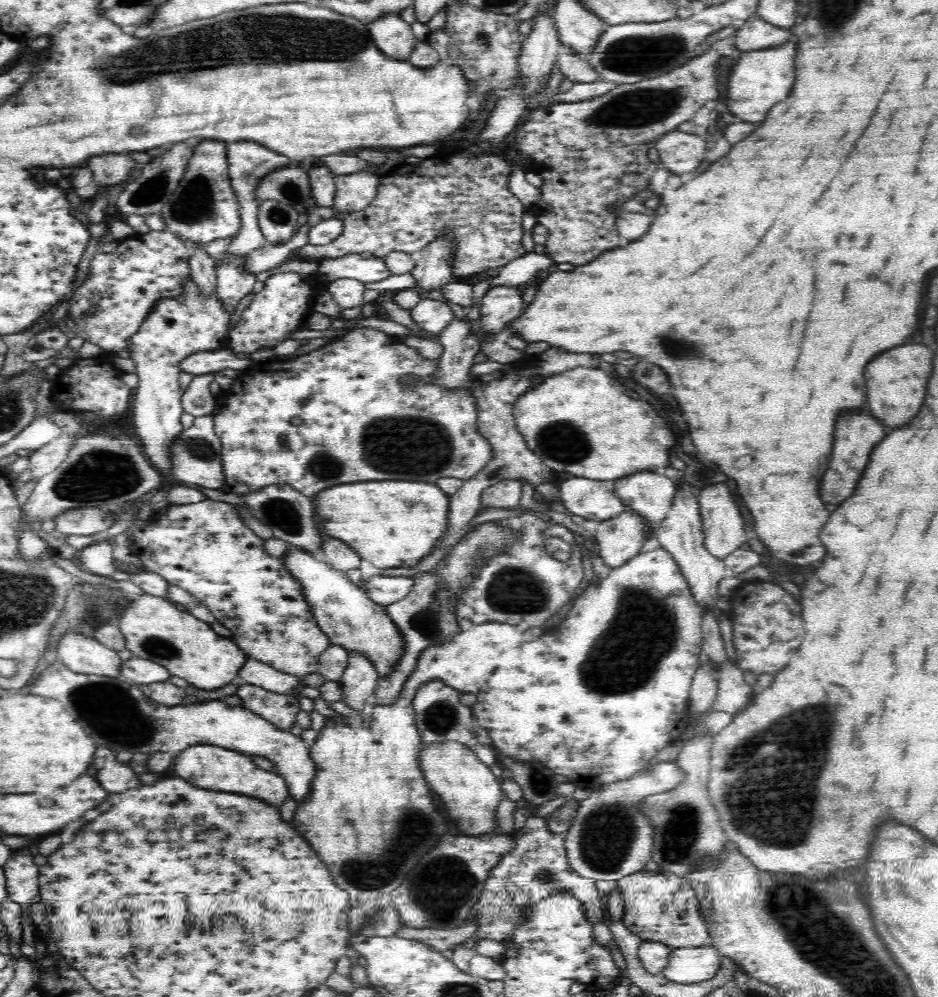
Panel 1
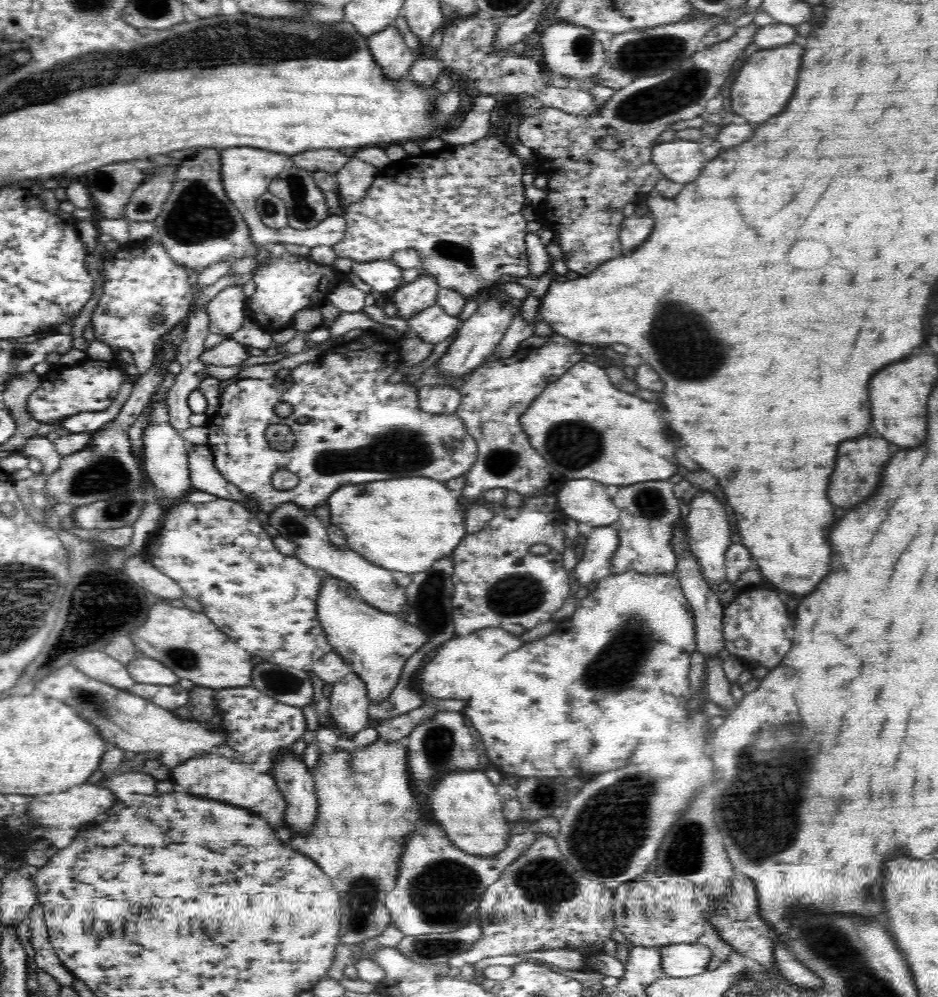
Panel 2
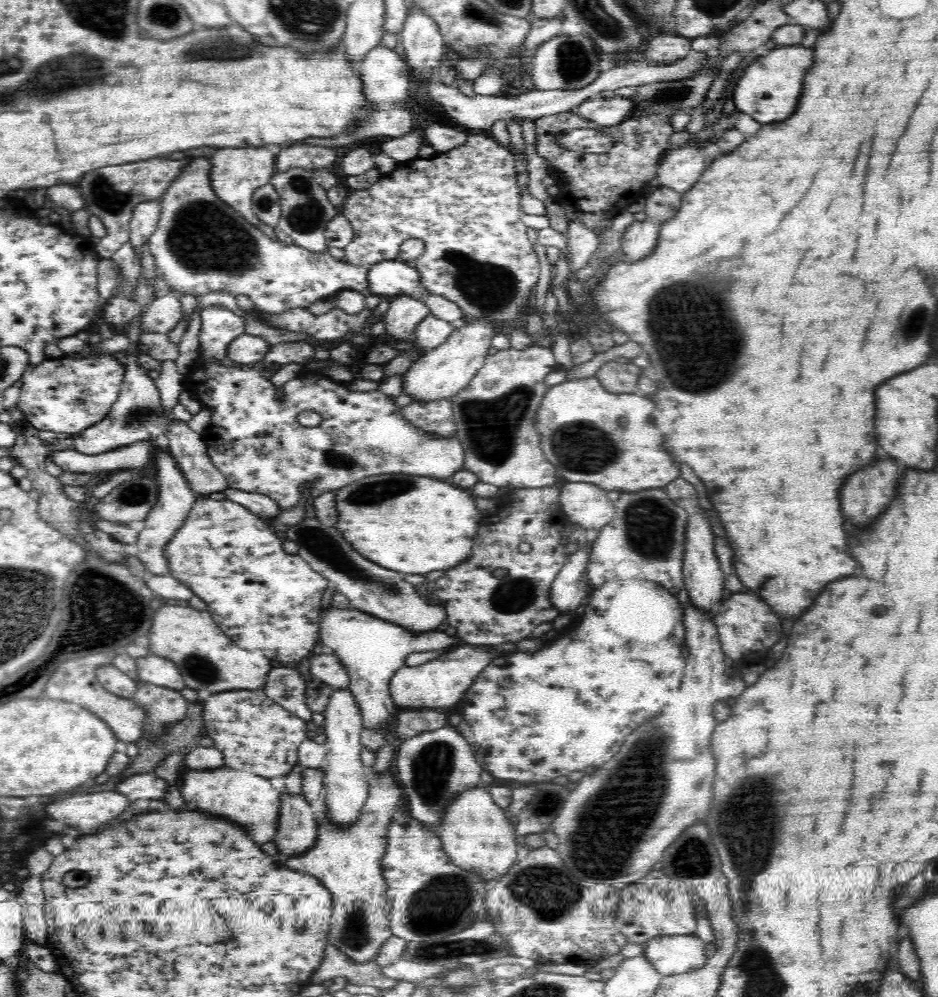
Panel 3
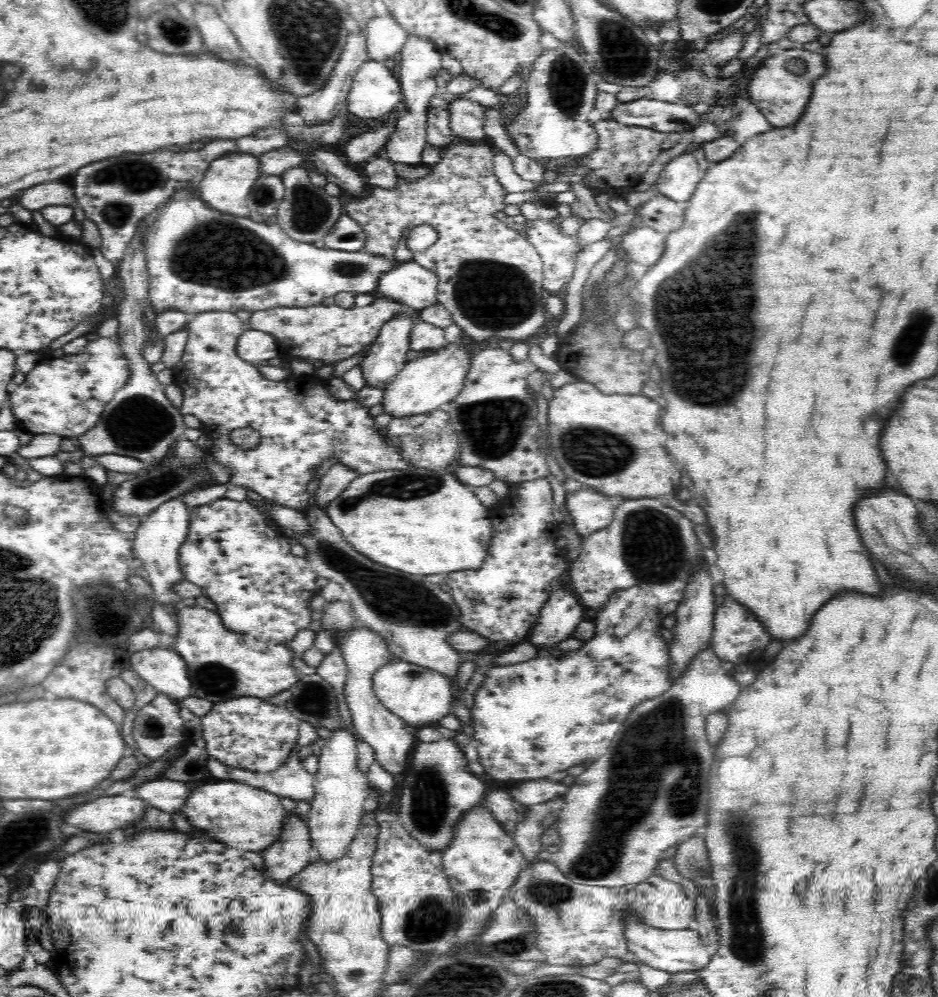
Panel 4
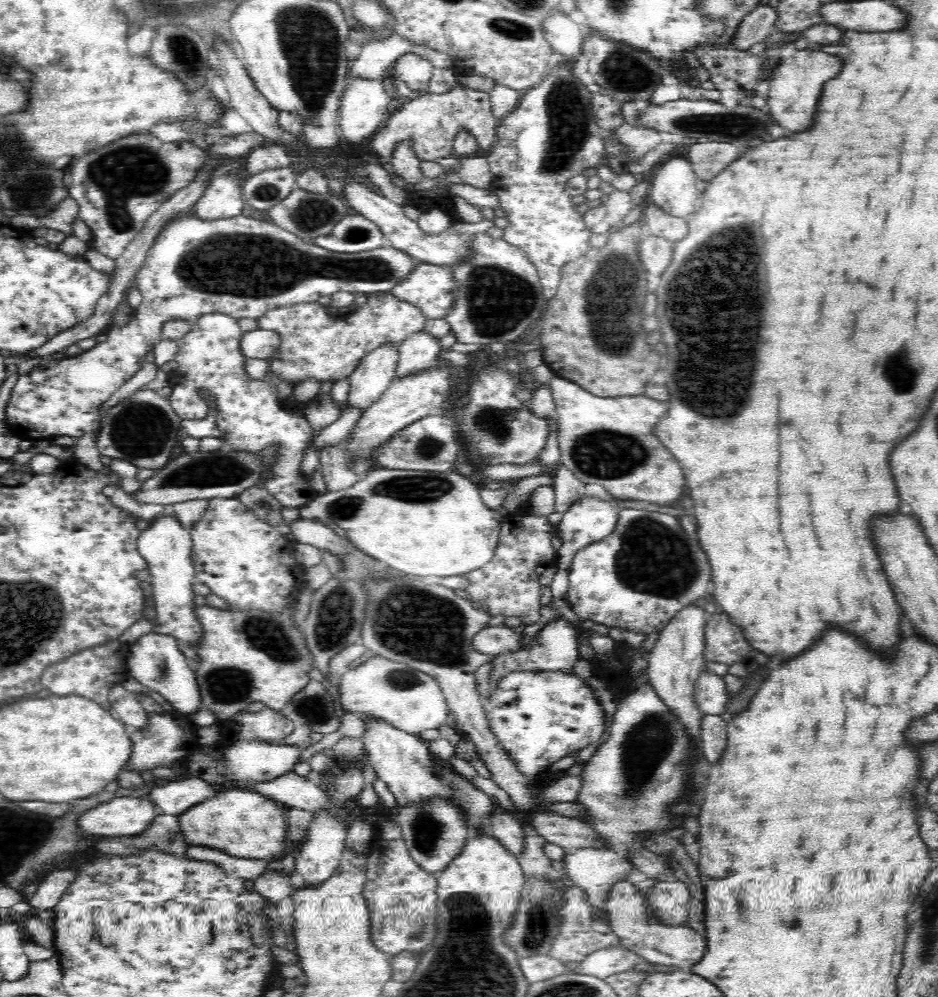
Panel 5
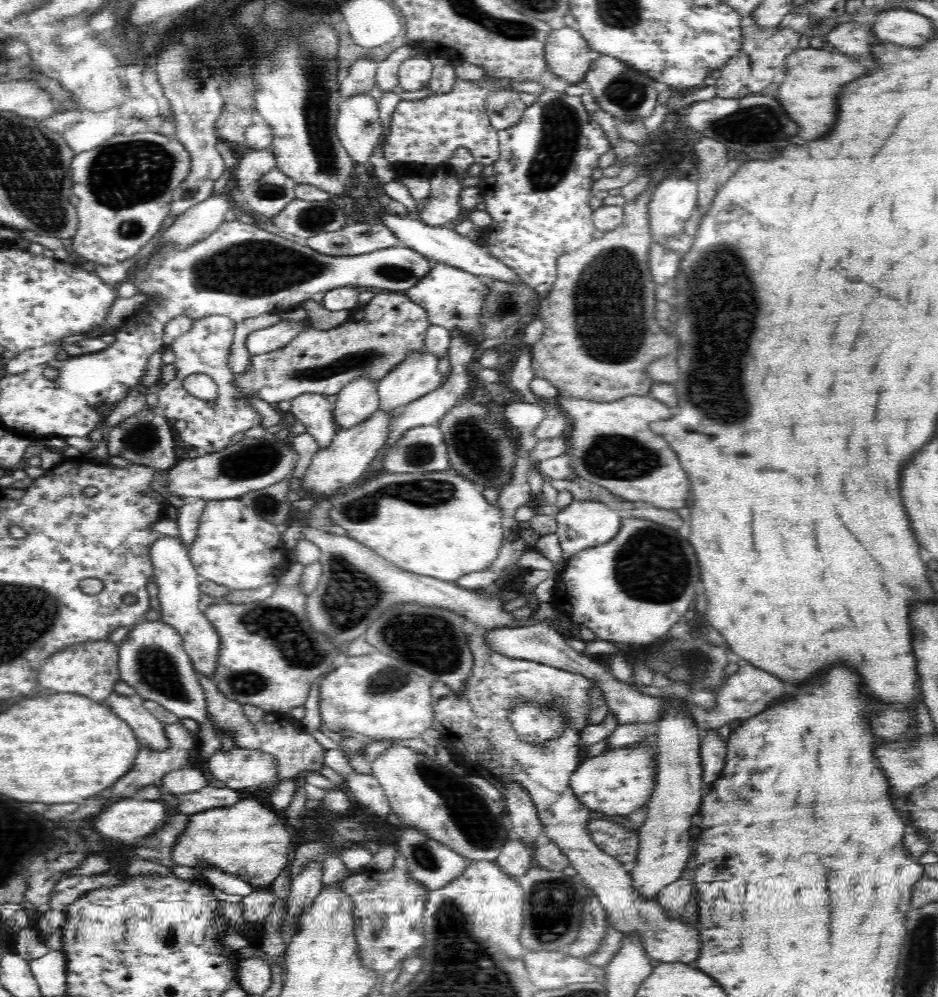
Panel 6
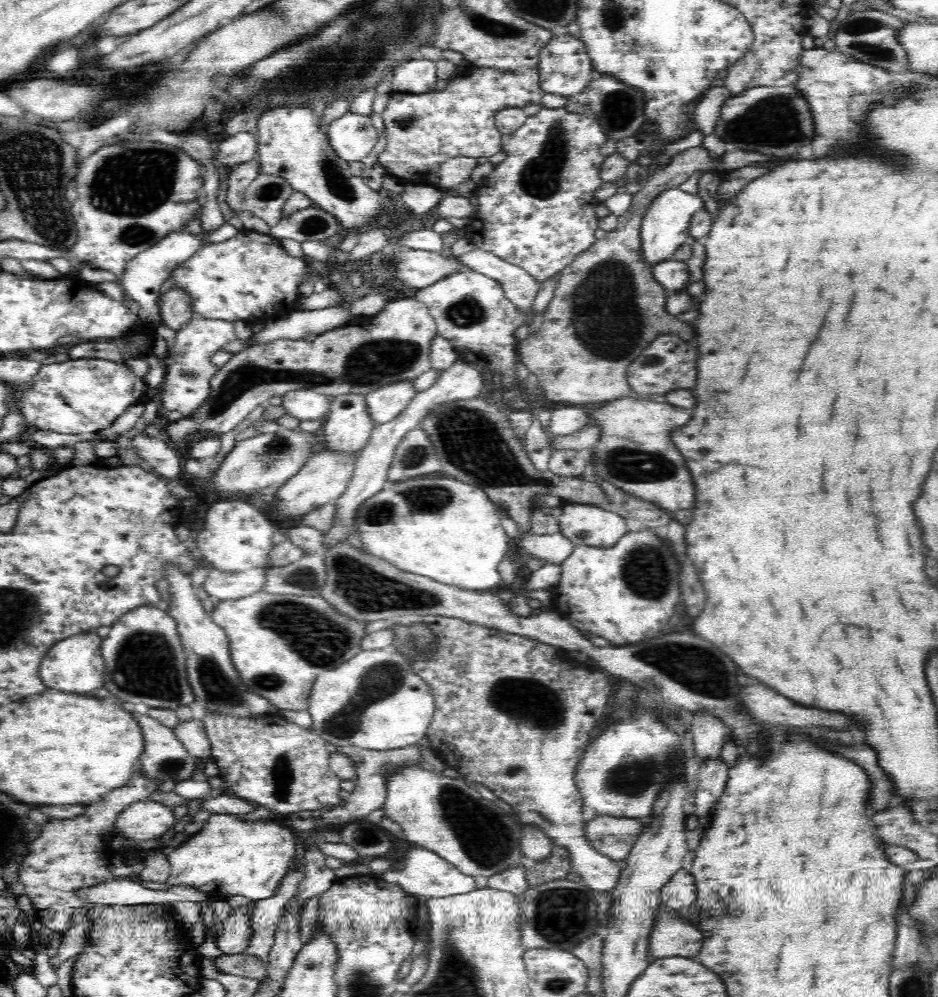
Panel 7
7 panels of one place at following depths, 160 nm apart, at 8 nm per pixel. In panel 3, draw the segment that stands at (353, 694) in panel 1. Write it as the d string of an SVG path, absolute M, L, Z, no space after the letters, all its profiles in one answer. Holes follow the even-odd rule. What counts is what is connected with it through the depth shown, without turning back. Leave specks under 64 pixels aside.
M335 690L330 696L330 702L326 706L325 735L328 766L324 778L324 798L327 804L326 817L336 823L338 827L350 826L359 819L360 811L366 802L369 793L369 778L372 777L360 759L362 750L361 732L364 730L364 721L360 715L360 708L348 690Z

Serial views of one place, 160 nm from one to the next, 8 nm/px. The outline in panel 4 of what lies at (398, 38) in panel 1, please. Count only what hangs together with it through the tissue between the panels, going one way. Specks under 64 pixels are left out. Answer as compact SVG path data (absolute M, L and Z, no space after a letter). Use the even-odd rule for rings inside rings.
M369 58L354 75L345 106L350 114L360 120L385 120L394 116L403 106L403 94L396 70Z

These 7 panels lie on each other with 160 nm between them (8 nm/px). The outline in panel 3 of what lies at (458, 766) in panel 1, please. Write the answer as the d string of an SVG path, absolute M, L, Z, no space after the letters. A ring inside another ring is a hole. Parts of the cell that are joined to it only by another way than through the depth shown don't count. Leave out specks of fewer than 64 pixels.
M480 785L456 795L447 808L436 828L444 851L453 863L478 873L490 886L515 865L519 844L516 843L513 820Z

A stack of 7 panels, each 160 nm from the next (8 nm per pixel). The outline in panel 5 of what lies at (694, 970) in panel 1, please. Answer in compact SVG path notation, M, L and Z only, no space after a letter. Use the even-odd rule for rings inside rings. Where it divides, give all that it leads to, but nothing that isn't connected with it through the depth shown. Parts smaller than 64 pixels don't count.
M626 880L612 884L605 901L608 922L614 934L620 939L624 948L643 956L648 962L664 968L689 970L698 964L707 949L706 937L694 931L688 924L672 927L662 924L650 907L645 891L638 885Z

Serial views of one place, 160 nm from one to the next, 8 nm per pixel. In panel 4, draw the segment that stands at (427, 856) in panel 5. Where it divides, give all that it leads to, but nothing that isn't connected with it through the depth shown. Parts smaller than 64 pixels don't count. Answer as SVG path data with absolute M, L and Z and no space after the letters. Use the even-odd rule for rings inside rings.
M450 739L416 742L410 764L402 780L399 817L408 834L428 851L447 849L453 841L453 828L466 811L480 805L486 784L470 772L464 752Z

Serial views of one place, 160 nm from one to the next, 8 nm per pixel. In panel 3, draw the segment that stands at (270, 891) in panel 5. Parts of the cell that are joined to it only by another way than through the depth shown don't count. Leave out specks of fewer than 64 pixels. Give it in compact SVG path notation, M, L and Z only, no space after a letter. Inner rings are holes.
M302 793L281 794L279 824L273 839L279 858L303 855L315 845L318 827L310 806Z

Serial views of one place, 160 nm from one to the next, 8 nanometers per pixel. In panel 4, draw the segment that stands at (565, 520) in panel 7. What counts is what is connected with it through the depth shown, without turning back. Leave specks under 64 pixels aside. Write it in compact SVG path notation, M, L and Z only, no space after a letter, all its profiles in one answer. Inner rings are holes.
M585 487L576 492L566 492L565 506L582 537L606 528L615 517L612 500Z

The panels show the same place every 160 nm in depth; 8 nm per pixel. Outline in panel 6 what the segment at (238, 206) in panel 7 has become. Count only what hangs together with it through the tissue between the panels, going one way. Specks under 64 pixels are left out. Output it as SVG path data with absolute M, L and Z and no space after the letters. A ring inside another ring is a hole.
M248 150L238 160L236 166L237 187L239 190L246 185L251 185L260 180L270 170L277 168L277 161L274 153L270 150Z

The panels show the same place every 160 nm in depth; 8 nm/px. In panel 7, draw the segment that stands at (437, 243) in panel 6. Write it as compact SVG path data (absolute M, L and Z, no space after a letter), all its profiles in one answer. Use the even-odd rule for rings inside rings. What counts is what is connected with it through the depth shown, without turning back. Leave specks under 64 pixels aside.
M478 248L453 259L463 262L464 266L473 271L497 280L502 285L505 296L515 304L515 307L520 312L530 315L535 296L541 288L541 284L531 274L495 254Z

